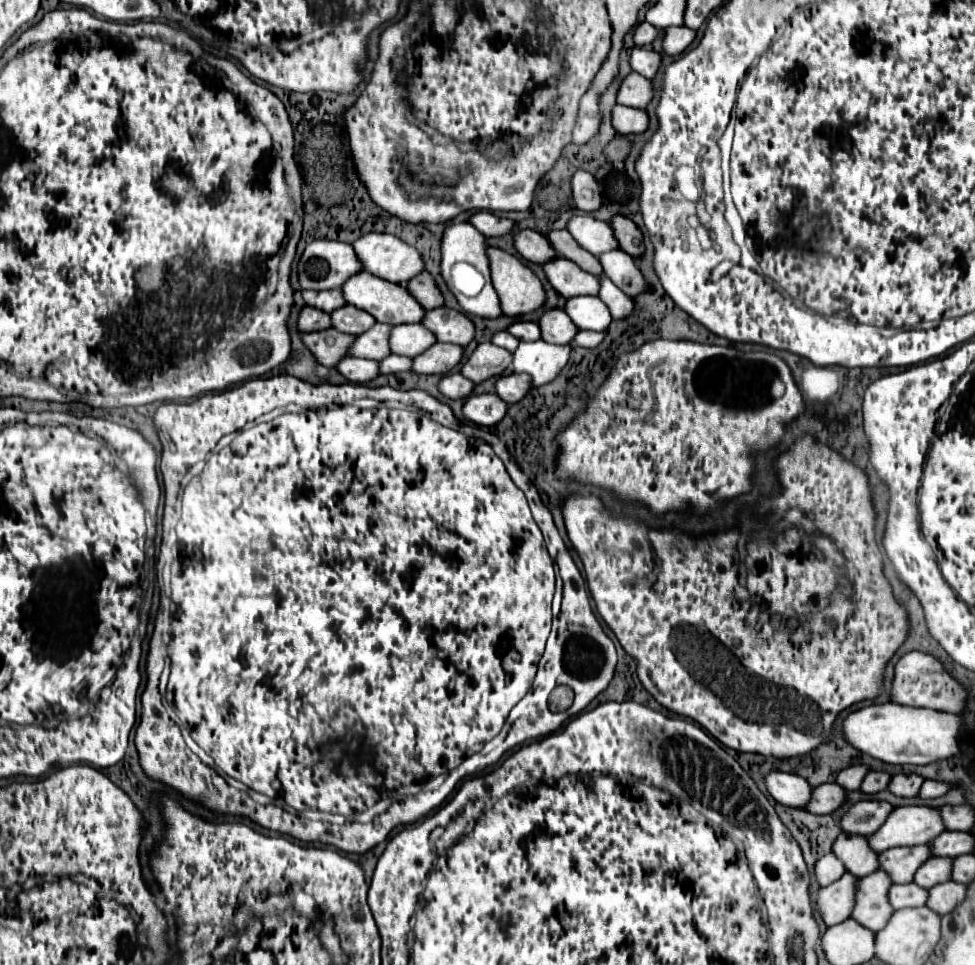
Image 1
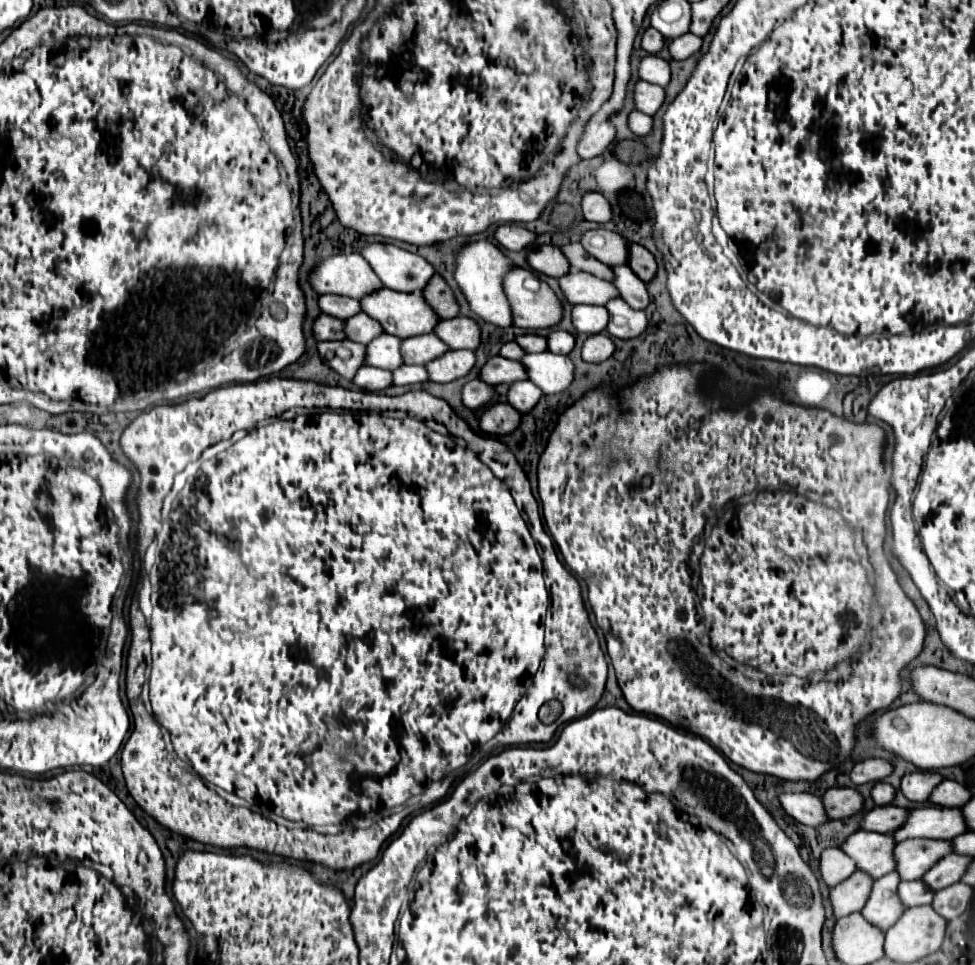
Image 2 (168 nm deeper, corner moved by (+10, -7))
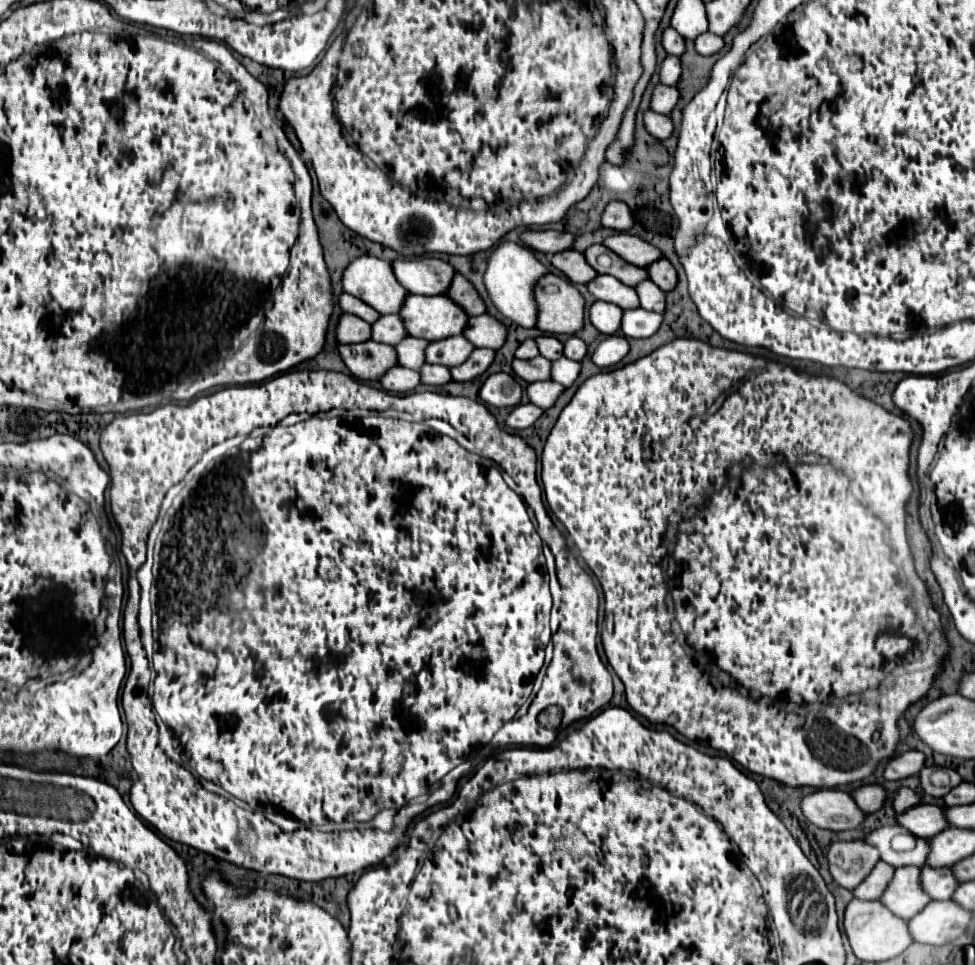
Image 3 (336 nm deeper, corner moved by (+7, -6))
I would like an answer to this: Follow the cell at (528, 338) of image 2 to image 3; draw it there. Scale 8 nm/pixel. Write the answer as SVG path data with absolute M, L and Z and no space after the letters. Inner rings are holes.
M553 335L537 337L537 347L539 347L541 355L549 361L557 361L559 357L563 357L563 343Z

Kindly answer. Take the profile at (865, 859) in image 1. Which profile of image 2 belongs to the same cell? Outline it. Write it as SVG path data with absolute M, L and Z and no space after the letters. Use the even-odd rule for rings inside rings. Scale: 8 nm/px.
M858 830L842 842L840 850L856 862L856 870L866 872L876 880L894 870L892 864L894 846L896 844L892 844L892 838L888 834Z

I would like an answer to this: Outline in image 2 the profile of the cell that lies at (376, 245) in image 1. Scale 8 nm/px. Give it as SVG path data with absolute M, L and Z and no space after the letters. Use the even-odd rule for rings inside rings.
M368 244L366 248L360 250L360 254L370 264L370 268L376 272L382 286L396 290L396 292L420 292L420 288L424 288L424 284L434 274L434 268L424 258L408 250L402 250L398 246L392 246L392 244Z

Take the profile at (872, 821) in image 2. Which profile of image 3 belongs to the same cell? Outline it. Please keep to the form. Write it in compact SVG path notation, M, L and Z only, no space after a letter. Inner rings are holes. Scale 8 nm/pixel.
M917 805L915 809L897 815L897 821L905 829L909 829L915 837L925 837L925 839L931 839L949 827L949 821L945 817L945 807L939 805Z

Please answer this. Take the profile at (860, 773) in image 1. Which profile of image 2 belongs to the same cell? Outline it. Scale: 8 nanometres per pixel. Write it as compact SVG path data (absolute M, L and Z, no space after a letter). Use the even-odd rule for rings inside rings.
M864 760L858 762L852 772L850 772L850 780L854 784L866 784L866 782L880 782L882 778L886 778L892 772L890 762L886 760Z

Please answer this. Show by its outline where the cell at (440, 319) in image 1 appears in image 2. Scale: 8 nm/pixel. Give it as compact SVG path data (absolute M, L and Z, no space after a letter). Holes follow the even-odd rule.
M456 316L452 320L440 320L432 332L452 350L476 350L480 344L480 328L472 318Z

